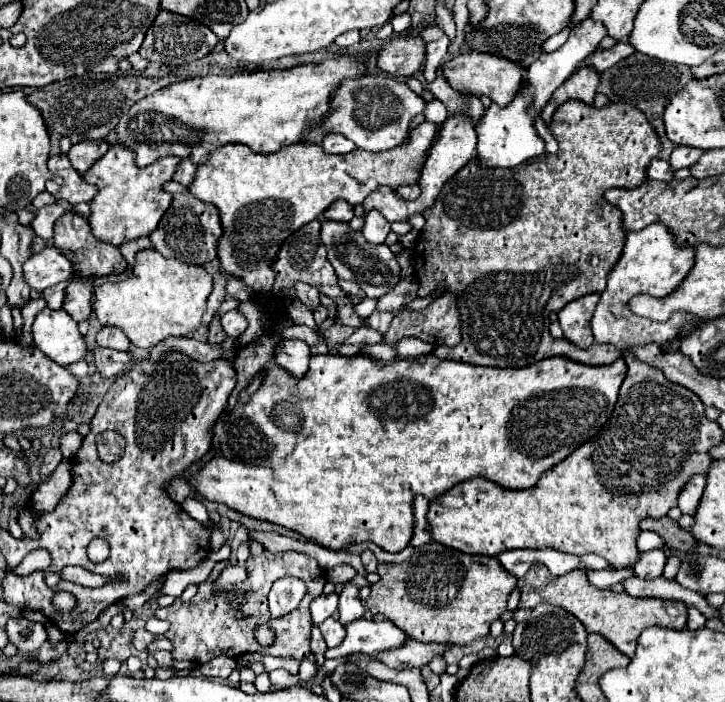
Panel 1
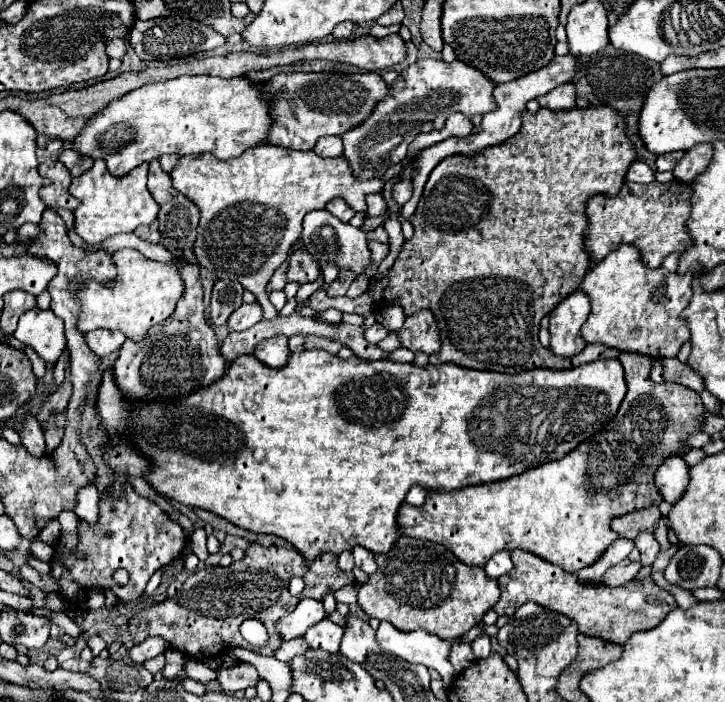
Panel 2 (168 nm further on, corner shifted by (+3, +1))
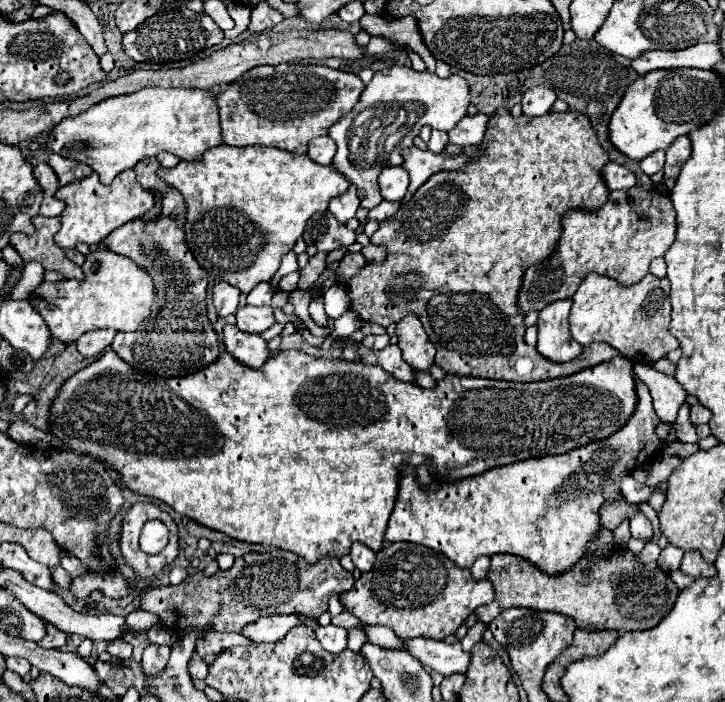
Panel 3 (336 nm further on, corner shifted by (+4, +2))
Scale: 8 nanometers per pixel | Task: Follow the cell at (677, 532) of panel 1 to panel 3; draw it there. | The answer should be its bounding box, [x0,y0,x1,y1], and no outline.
[601,502,639,530]

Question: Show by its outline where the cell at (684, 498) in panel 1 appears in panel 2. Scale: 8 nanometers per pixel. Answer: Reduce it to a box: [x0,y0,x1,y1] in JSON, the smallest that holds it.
[654,455,688,503]

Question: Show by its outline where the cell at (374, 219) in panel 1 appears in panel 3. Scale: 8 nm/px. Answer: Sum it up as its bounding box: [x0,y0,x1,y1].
[329,66,471,210]

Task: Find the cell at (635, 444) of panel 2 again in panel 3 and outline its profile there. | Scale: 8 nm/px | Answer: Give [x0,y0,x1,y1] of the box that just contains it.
[385,376,665,574]

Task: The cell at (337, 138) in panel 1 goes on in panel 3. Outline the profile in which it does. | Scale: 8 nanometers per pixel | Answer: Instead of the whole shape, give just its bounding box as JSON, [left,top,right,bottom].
[307,136,335,164]

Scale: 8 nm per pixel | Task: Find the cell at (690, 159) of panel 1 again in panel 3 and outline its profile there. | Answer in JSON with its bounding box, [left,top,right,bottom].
[641,152,665,176]

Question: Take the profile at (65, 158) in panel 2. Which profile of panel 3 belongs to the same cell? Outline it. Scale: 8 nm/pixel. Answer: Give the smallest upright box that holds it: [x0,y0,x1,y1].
[47,154,93,186]

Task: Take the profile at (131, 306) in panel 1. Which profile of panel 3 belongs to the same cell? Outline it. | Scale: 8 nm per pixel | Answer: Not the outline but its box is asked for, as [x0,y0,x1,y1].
[29,248,157,344]

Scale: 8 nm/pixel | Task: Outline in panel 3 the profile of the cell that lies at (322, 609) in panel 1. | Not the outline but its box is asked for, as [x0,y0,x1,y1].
[243,616,319,642]

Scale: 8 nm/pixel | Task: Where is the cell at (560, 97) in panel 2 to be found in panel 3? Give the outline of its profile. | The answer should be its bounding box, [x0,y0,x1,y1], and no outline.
[523,86,557,116]

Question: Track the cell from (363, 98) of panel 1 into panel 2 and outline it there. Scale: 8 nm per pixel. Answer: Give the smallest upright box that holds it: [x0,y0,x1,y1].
[260,73,386,151]

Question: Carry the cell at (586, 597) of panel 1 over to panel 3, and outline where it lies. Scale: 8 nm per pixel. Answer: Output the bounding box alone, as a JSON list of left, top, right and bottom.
[475,548,679,630]

